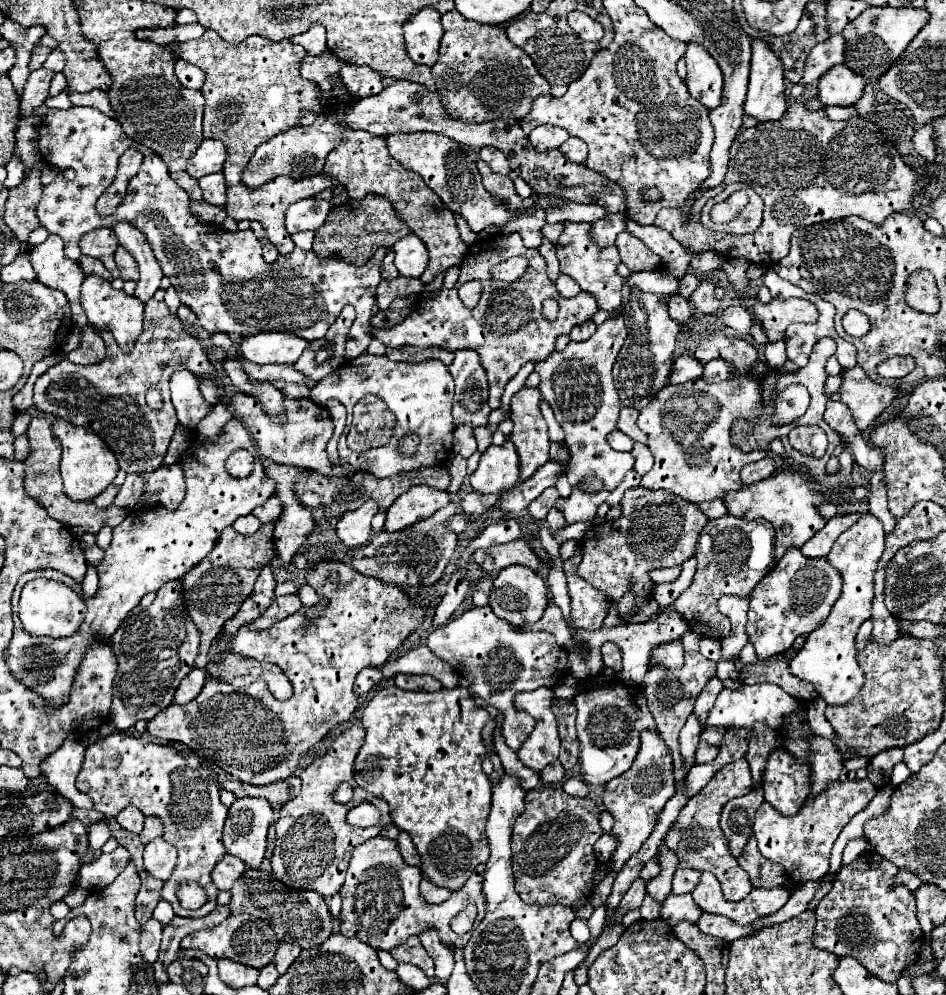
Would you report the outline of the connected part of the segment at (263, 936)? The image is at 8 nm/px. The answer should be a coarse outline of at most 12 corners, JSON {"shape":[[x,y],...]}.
{"shape":[[230,916],[182,948],[260,970],[278,940],[268,922]]}

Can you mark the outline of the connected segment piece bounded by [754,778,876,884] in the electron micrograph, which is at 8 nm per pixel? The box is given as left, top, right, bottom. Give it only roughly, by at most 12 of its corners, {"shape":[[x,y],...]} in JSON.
{"shape":[[838,782],[800,814],[764,802],[754,836],[762,856],[800,884],[830,870],[840,830],[876,788]]}

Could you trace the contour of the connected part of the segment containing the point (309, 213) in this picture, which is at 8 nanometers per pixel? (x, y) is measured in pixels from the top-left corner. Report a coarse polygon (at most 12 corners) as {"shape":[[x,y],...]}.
{"shape":[[308,198],[286,210],[286,230],[318,230],[330,202]]}

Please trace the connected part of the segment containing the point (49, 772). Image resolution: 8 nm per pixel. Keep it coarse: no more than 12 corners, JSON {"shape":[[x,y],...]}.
{"shape":[[66,740],[42,772],[78,808],[92,800],[76,790],[84,744]]}

